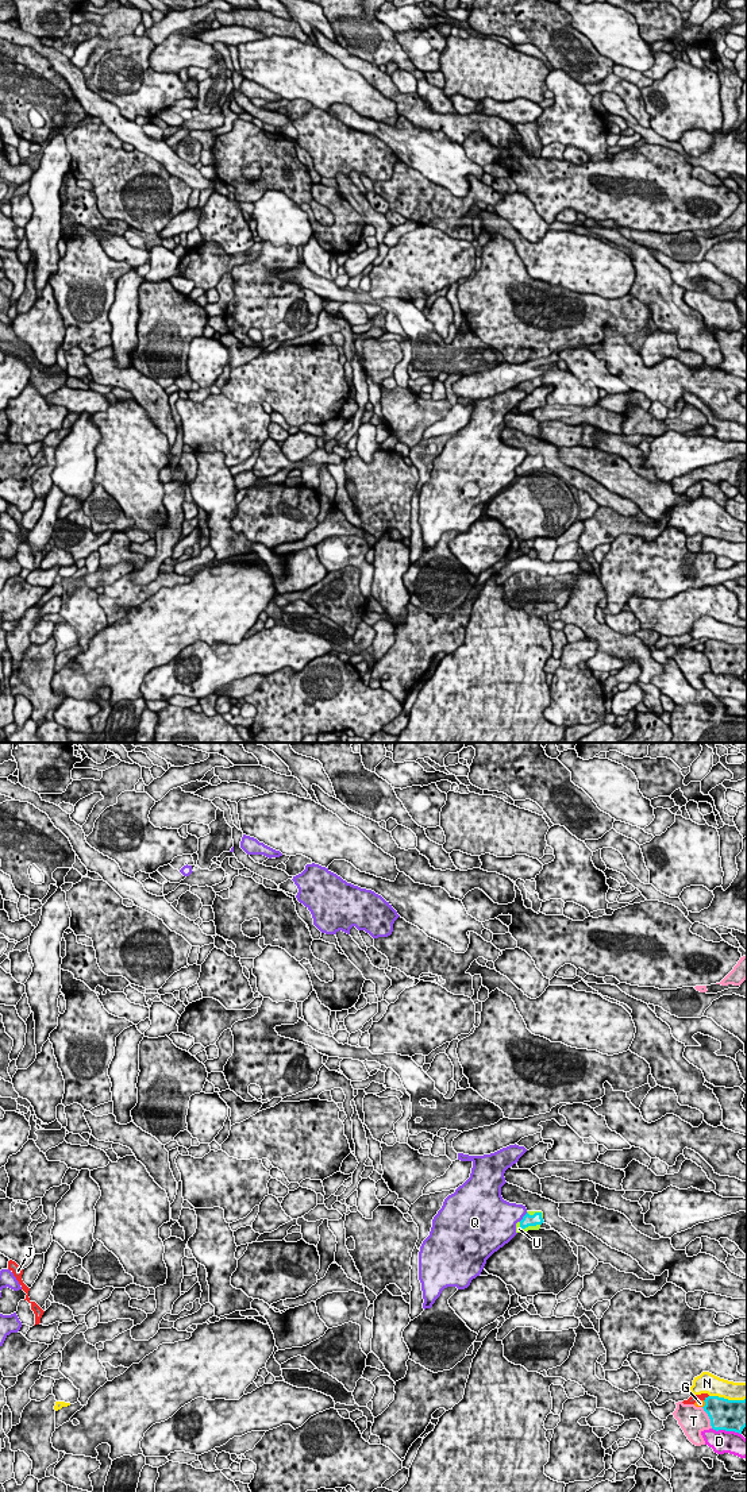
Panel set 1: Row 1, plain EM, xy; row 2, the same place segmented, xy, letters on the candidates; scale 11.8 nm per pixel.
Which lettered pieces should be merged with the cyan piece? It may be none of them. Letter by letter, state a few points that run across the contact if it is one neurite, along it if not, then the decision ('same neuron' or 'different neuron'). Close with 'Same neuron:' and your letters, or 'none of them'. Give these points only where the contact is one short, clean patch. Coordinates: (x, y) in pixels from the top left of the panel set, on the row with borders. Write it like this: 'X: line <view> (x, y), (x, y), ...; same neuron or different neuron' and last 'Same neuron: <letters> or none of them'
D: different neuron
G: different neuron
J: different neuron
N: different neuron
Q: different neuron
T: different neuron
U: same neuron
Same neuron: U

